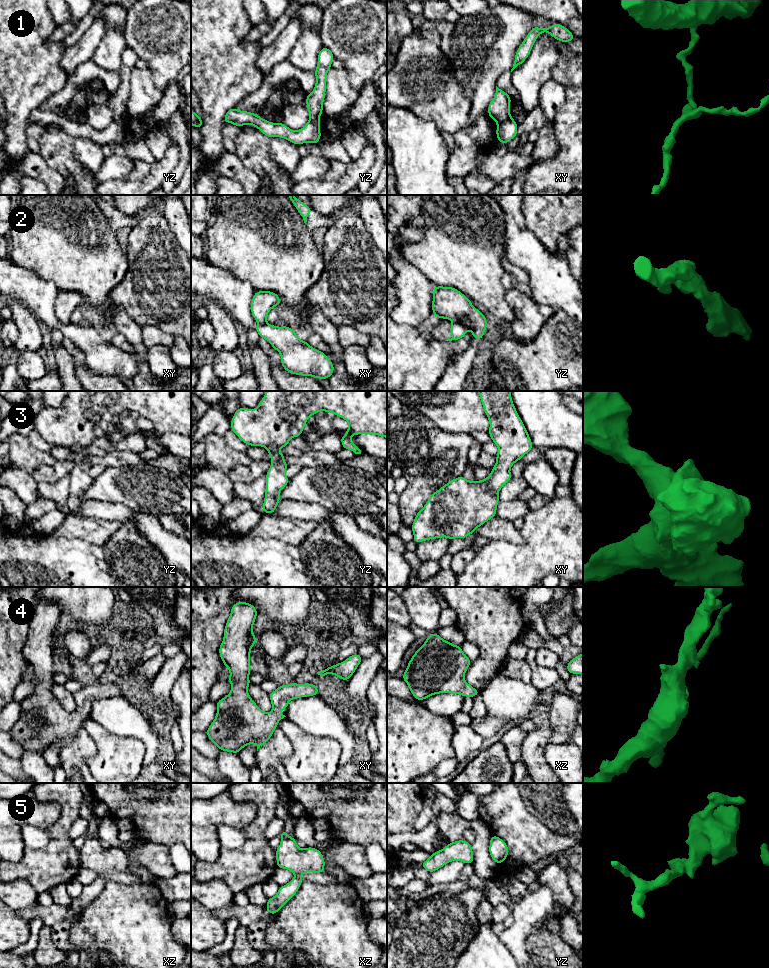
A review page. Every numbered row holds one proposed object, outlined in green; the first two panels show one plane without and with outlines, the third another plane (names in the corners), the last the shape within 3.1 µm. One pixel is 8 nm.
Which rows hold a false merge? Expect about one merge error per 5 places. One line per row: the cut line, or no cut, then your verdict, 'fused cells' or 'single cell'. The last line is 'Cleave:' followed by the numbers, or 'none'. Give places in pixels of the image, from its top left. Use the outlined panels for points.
1: xy (510, 116), (497, 123) | fused cells
2: yz (453, 321), (459, 322), (467, 328) | fused cells
3: no cut | single cell
4: no cut | single cell
5: no cut | single cell
Cleave: 1, 2

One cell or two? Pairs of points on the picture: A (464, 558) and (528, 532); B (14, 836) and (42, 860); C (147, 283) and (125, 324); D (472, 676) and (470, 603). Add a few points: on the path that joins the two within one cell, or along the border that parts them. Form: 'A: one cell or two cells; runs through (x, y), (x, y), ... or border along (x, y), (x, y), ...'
A: two cells; border along (477, 549), (474, 556), (460, 571)
B: two cells; border along (24, 847), (22, 857), (18, 861), (10, 862)
C: two cells; border along (115, 303), (119, 304), (140, 326)
D: one cell; runs through (486, 658), (486, 621)

